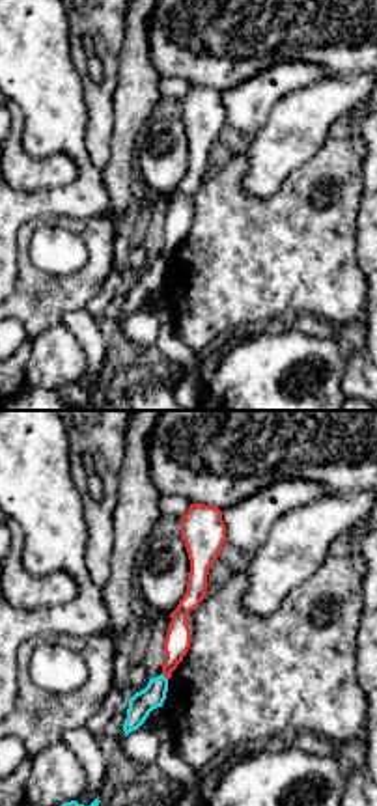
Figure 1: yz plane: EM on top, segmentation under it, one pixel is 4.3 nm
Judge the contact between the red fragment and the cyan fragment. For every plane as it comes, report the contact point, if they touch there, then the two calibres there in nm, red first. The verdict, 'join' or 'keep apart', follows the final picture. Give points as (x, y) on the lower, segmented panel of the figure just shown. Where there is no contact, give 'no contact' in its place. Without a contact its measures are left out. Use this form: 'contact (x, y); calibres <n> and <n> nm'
contact (165, 676); calibres 110 and 100 nm

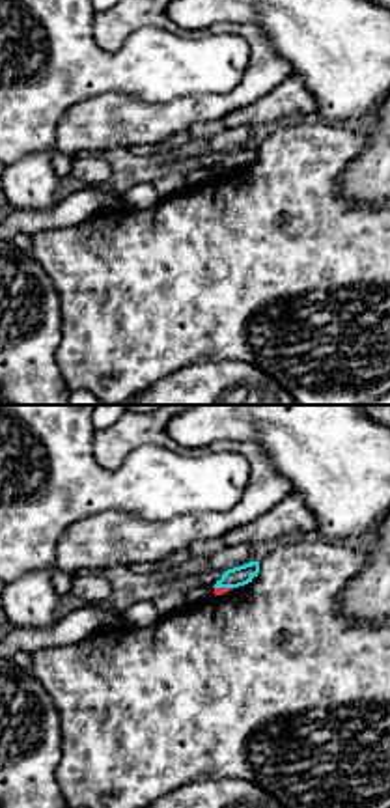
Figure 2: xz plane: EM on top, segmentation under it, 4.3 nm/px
contact (224, 588); calibres 30 and 90 nm

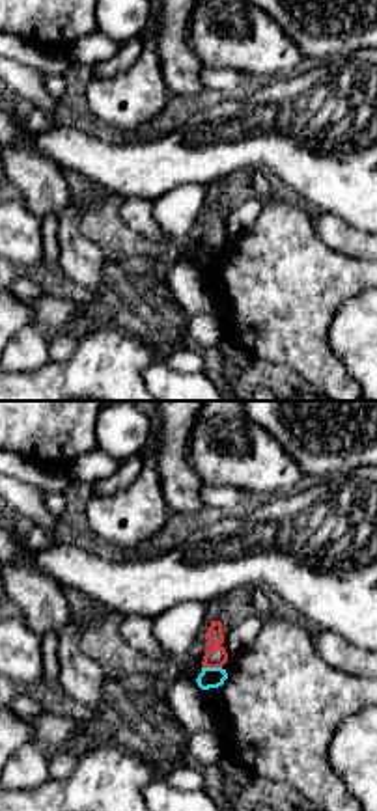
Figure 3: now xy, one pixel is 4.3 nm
contact (213, 666); calibres 90 and 100 nm

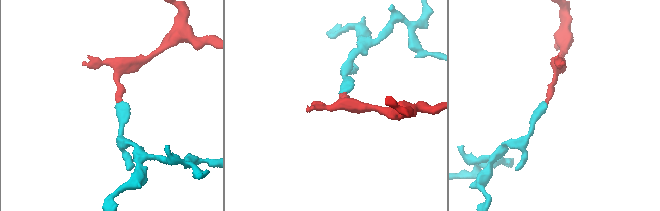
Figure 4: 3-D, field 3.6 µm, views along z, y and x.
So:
keep apart

